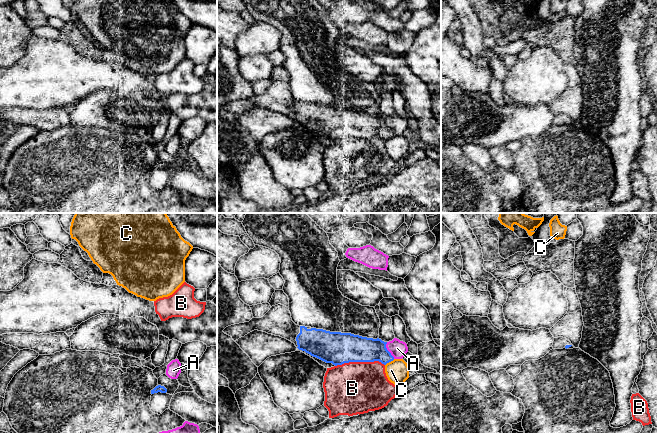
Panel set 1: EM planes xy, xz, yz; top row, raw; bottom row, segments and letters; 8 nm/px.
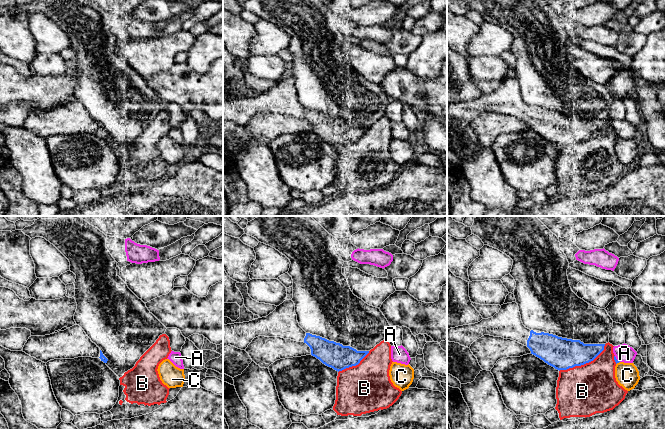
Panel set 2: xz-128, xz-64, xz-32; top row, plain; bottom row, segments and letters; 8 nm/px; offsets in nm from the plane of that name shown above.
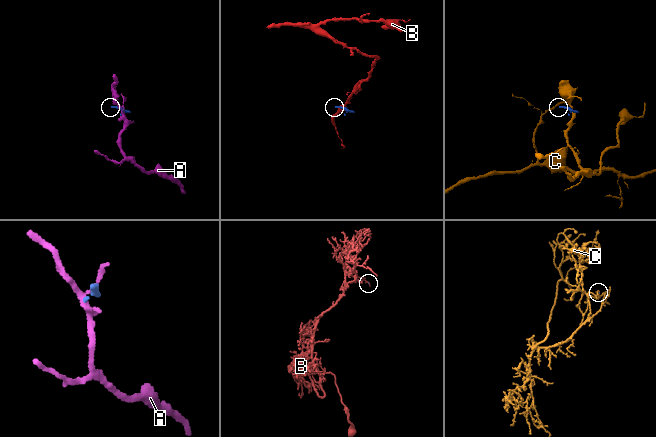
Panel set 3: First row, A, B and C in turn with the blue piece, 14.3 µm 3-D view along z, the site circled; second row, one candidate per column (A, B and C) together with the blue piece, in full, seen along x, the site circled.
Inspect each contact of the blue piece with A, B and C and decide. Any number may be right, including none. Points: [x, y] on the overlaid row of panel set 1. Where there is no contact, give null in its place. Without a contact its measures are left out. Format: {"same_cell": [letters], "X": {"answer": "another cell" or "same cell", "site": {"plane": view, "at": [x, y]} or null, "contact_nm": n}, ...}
{"same_cell": [], "A": {"answer": "another cell", "site": {"plane": "xz", "at": [387, 350]}, "contact_nm": 150}, "B": {"answer": "another cell", "site": {"plane": "xz", "at": [359, 361]}, "contact_nm": 400}, "C": {"answer": "another cell", "site": {"plane": "xz", "at": [389, 361]}, "contact_nm": 90}}

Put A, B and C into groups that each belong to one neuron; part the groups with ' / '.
A / B / C

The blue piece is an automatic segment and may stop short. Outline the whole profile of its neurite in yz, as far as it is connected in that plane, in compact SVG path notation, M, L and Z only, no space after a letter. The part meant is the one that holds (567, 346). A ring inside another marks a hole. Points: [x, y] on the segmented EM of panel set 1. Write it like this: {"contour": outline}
{"contour": "M563 337L554 338L552 347L553 349L563 349L563 348L573 349L575 348L569 340Z"}

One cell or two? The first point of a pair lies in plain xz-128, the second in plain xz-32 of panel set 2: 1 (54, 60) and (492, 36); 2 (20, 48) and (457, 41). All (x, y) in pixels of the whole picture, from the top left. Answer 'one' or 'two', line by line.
1: two
2: one

